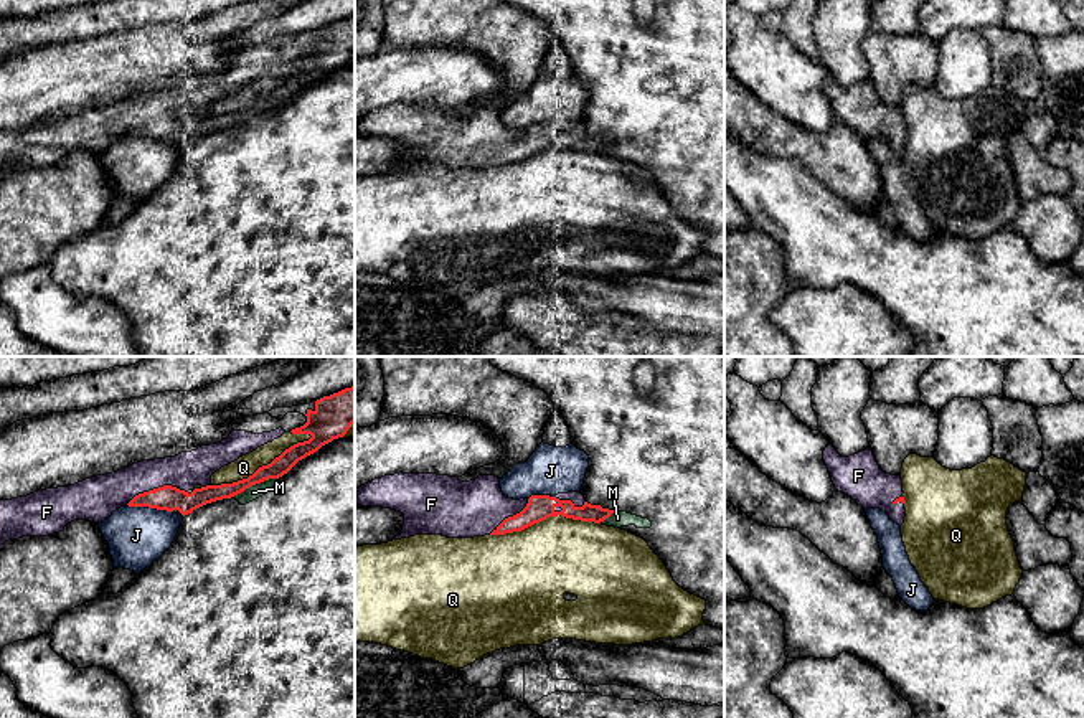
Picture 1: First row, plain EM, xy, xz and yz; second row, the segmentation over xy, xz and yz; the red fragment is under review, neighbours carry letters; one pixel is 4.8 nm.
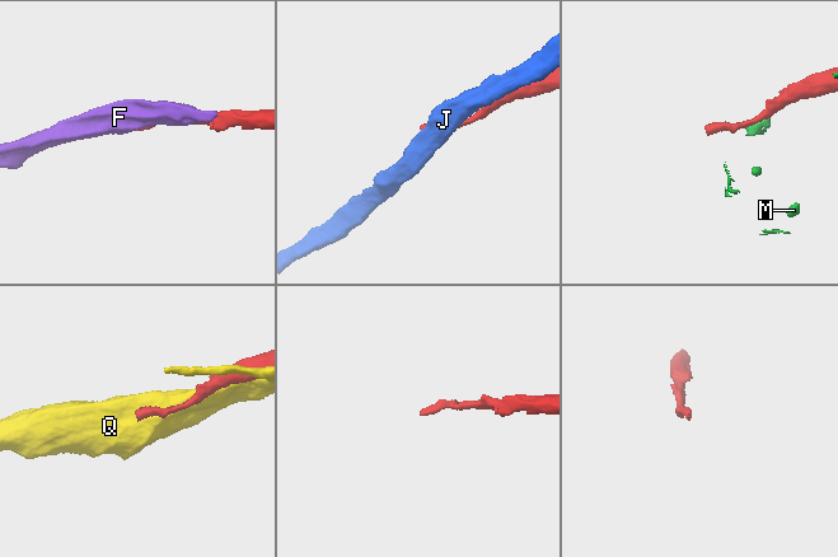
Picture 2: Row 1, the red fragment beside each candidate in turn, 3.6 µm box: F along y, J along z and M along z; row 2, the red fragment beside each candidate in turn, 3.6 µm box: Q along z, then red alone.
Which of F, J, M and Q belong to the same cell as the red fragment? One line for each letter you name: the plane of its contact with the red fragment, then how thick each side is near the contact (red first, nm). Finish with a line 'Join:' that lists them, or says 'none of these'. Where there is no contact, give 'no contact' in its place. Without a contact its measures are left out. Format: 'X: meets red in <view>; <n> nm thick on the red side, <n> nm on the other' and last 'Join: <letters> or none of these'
F: meets red in xy; 120 nm thick on the red side, 190 nm on the other
Join: F

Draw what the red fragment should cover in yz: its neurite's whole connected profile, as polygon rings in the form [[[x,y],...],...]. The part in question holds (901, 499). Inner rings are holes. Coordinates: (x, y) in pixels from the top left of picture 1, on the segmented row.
[[[833,446],[823,451],[823,462],[835,490],[851,497],[858,505],[879,508],[899,527],[904,523],[904,497],[901,475],[884,474],[870,447],[841,457]]]

